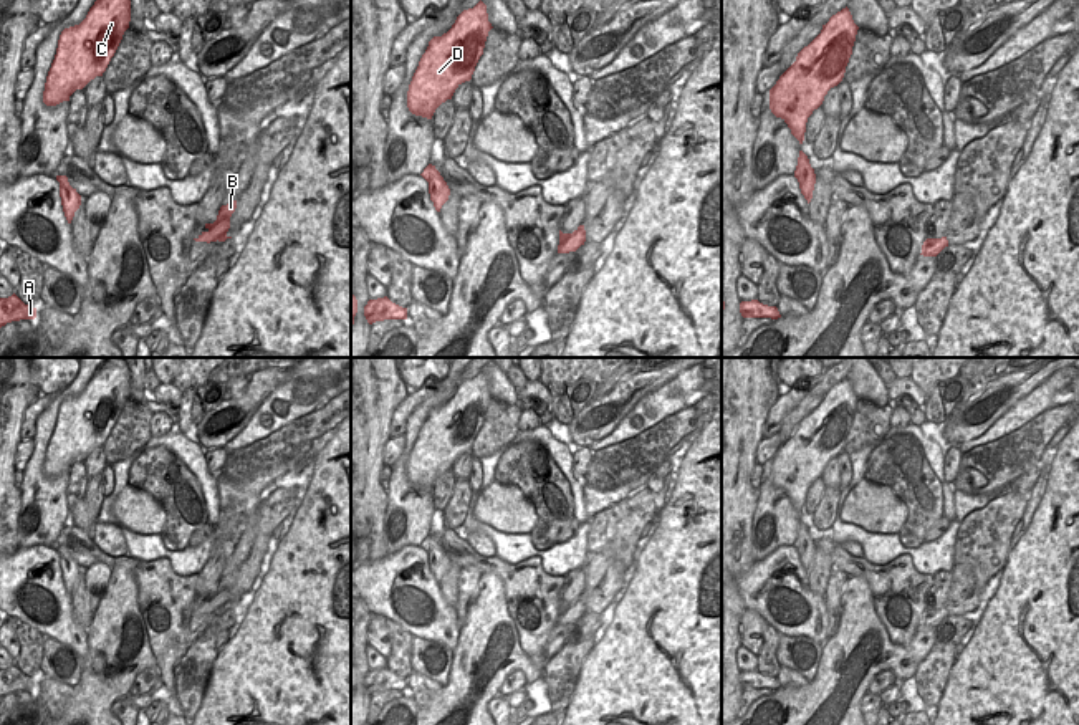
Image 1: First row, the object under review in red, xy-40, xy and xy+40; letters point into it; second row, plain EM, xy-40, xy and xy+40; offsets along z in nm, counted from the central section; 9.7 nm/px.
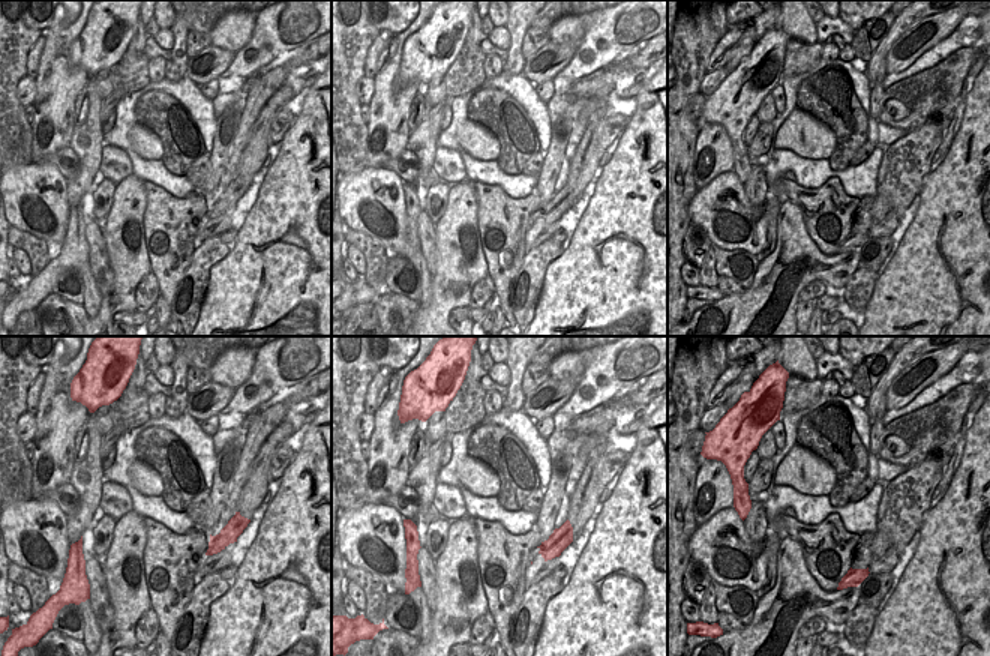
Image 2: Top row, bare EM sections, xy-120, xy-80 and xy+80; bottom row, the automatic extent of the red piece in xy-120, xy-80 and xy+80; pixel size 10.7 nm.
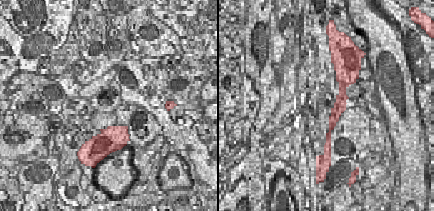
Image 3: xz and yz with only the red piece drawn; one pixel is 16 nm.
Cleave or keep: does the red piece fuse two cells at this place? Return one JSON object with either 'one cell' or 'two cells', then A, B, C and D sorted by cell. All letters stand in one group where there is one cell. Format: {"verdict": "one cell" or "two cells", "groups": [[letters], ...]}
{"verdict": "two cells", "groups": [["A", "B"], ["C", "D"]]}

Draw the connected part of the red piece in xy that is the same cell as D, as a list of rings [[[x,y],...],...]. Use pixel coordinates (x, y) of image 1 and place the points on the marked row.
[[[480,0],[463,10],[447,33],[429,41],[407,91],[412,114],[432,119],[435,109],[472,79],[492,28],[487,5]]]

